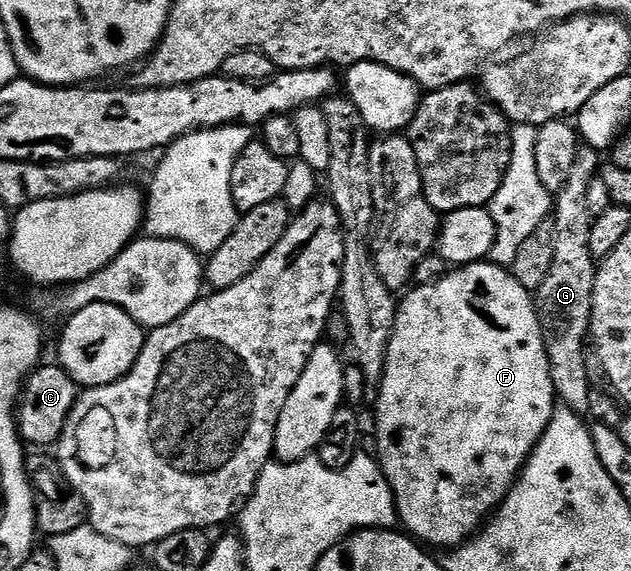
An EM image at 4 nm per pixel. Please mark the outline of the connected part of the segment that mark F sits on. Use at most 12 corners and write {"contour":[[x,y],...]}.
{"contour":[[459,265],[398,300],[377,458],[454,549],[557,406],[532,292]]}

